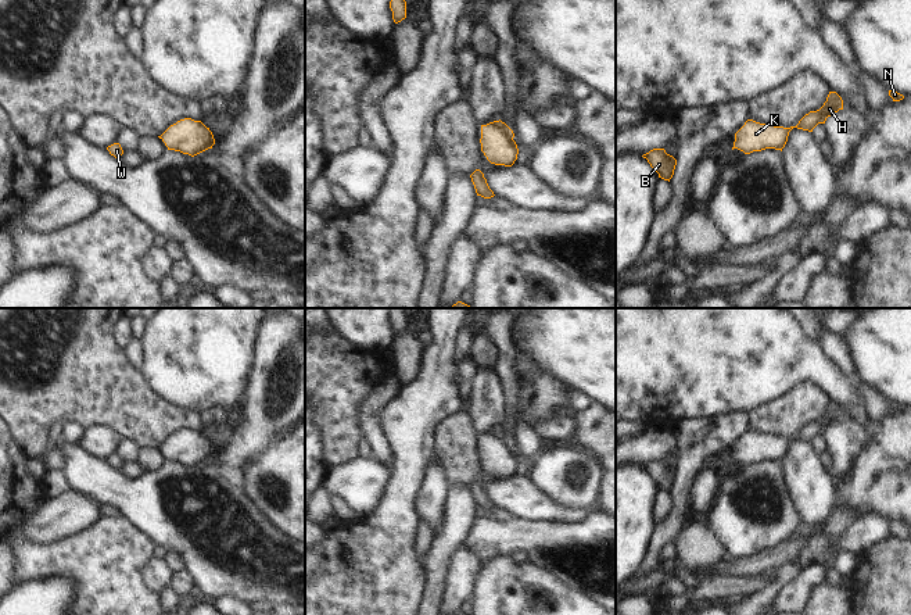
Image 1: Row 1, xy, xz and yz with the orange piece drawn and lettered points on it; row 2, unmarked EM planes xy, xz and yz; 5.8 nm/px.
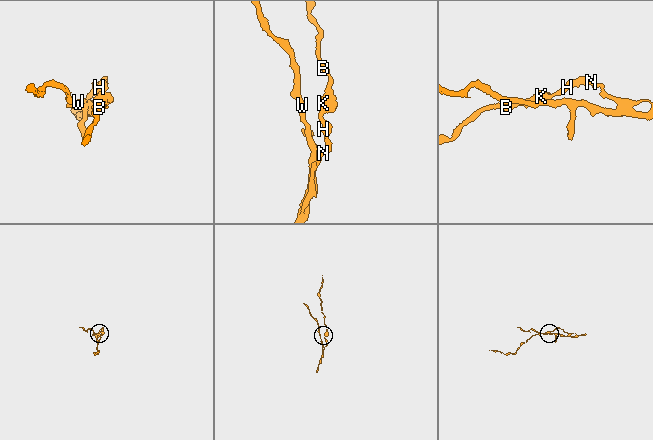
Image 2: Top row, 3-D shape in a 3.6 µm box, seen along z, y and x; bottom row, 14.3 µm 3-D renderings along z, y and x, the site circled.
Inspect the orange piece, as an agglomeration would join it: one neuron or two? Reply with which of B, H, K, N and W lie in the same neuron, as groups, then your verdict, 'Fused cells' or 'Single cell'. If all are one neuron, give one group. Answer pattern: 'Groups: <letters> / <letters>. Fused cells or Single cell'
Groups: B H K N W. Single cell.

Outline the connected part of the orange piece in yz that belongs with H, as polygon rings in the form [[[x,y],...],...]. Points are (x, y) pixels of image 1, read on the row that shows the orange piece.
[[[829,92],[826,101],[817,111],[806,114],[796,126],[783,128],[768,124],[760,124],[747,119],[745,125],[735,133],[734,149],[750,154],[765,149],[781,150],[788,142],[789,132],[793,128],[813,132],[818,124],[825,124],[826,118],[843,110],[843,100],[836,92]]]

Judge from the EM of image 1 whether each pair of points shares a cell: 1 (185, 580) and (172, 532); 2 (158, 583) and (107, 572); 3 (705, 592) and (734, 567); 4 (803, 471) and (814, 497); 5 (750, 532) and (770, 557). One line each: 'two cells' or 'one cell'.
1: two cells
2: two cells
3: two cells
4: one cell
5: two cells

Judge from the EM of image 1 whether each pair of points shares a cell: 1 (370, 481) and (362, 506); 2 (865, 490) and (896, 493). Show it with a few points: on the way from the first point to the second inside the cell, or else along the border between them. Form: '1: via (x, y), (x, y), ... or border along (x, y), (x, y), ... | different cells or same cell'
1: via (365, 486), (363, 500) | same cell
2: via (872, 490), (889, 490) | same cell

